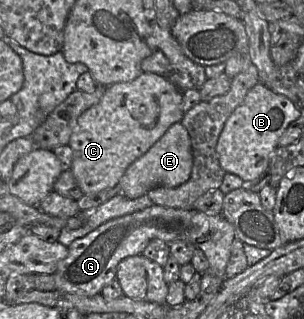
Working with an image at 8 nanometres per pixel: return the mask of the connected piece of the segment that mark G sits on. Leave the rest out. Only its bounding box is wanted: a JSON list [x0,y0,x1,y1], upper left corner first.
[54,204,235,296]

